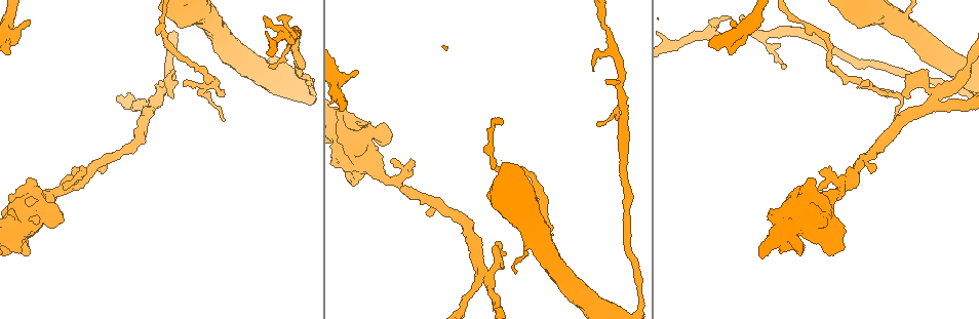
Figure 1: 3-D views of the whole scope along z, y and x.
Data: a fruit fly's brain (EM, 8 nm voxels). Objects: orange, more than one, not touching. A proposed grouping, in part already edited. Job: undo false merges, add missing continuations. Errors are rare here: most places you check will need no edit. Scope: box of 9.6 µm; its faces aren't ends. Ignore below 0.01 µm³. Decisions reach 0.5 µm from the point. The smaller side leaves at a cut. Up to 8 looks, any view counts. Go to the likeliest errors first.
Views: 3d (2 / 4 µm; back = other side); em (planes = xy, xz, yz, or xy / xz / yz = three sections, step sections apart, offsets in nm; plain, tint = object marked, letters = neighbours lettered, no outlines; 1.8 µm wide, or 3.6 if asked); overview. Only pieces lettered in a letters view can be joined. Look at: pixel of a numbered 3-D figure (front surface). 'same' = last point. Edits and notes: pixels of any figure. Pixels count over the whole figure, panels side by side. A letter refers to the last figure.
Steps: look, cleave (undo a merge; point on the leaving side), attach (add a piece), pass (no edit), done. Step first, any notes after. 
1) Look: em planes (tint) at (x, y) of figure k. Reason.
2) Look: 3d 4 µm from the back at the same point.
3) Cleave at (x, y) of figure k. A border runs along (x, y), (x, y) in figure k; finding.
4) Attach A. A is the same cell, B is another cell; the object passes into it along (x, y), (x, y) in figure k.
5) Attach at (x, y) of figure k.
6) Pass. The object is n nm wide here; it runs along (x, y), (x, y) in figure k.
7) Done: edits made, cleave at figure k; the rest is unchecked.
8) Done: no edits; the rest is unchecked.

Look: em planes (letters) at (156, 103) of figure 1. Four or more arms meet.

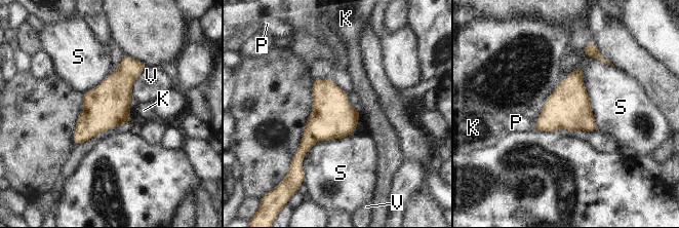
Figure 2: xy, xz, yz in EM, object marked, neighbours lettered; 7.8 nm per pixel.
Pass. The longest contact is with S, 500 nm; K, P, S and V are other cells; a border runs along (129, 109), (130, 119) in figure 2; one neuron here.

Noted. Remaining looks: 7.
Look: 3d 4 µm from the back at (765, 33) of figure 1. Calibre changes.

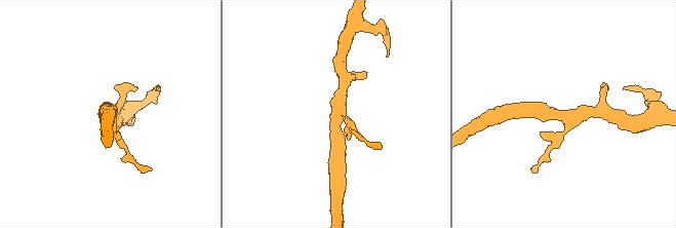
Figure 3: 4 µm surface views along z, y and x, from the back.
Look: em planes (letters) at (335, 112) of figure 3.

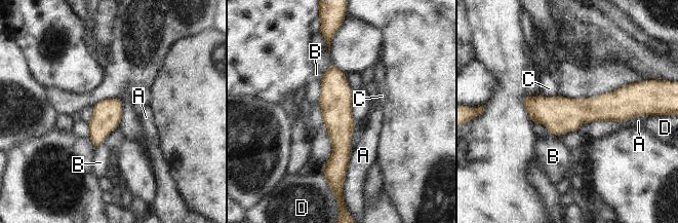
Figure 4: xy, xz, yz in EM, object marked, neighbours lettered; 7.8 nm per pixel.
Pass. The longest contact is with A, 300 nm; A, B, C and D are other cells; a border runs along (540, 93), (544, 97), (558, 95) in figure 4; continuous, no second neuron.

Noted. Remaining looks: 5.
Look: em planes (letters) at (842, 185) of figure 1. A fork.

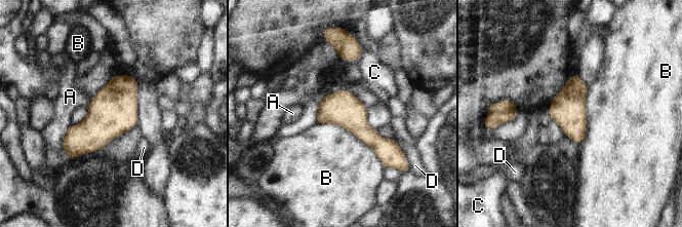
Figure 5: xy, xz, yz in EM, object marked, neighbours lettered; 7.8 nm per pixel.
Pass. A, B, C and D are other cells; all the same neuron.

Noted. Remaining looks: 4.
Look: em planes (letters) at (221, 91) of figure 1. An open end.

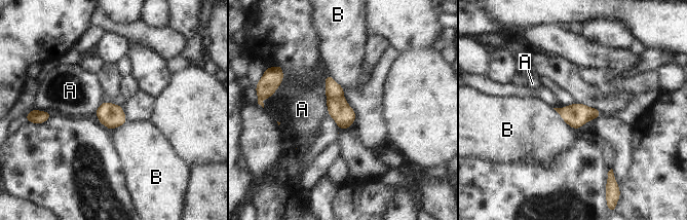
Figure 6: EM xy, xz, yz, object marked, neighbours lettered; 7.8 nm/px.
Pass. A and B are other cells; a border runs along (325, 88), (328, 113) in figure 6; none of them fits.

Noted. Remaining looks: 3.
Done: no edits; the rest is unchecked.

